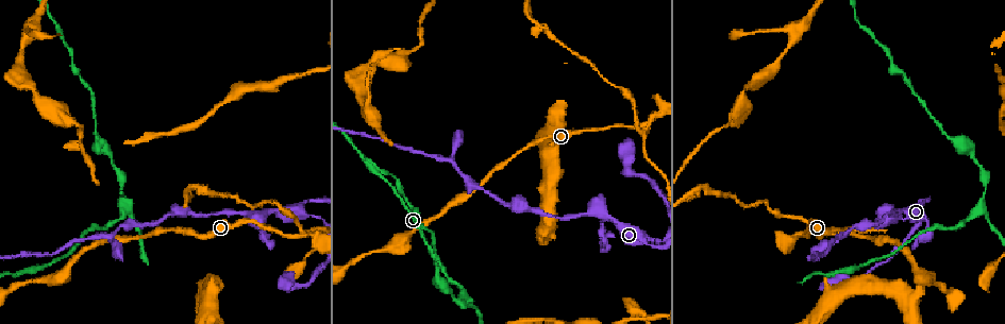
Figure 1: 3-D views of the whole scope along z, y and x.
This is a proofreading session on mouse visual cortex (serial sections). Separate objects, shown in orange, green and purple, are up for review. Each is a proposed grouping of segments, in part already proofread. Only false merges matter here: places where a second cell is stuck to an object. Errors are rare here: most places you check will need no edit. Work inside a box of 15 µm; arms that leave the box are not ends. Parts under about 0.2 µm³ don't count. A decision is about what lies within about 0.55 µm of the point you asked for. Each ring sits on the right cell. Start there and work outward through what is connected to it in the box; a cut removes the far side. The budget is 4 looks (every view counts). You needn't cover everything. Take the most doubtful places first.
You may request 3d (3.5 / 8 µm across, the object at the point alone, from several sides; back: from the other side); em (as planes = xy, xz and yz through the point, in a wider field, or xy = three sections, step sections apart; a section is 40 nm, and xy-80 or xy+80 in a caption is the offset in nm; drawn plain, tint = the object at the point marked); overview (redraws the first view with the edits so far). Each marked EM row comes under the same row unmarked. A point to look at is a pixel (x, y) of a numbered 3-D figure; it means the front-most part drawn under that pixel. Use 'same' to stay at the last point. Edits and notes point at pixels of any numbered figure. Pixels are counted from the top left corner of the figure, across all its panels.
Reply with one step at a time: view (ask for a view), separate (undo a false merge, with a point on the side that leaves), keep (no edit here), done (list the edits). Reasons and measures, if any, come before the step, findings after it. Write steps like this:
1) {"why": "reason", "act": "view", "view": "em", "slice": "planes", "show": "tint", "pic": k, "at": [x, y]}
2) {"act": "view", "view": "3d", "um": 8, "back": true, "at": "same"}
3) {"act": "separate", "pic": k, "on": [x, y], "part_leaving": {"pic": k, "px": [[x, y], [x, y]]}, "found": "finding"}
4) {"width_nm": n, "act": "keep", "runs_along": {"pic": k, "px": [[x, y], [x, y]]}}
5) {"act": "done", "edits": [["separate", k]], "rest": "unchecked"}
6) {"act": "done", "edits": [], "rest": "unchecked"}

{"why": "sharp bend", "act": "view", "view": "3d", "um": 8, "pic": 1, "at": [301, 234]}

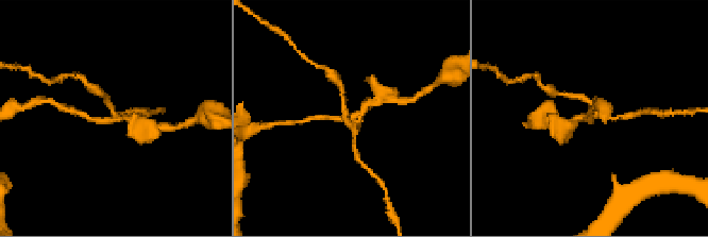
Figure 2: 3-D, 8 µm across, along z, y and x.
{"arms": 4, "arm_widths_nm": [150, 200, 200, 200], "act": "view", "view": "em", "slice": "xy", "step": 5, "show": "tint", "pic": 2, "at": [353, 116]}

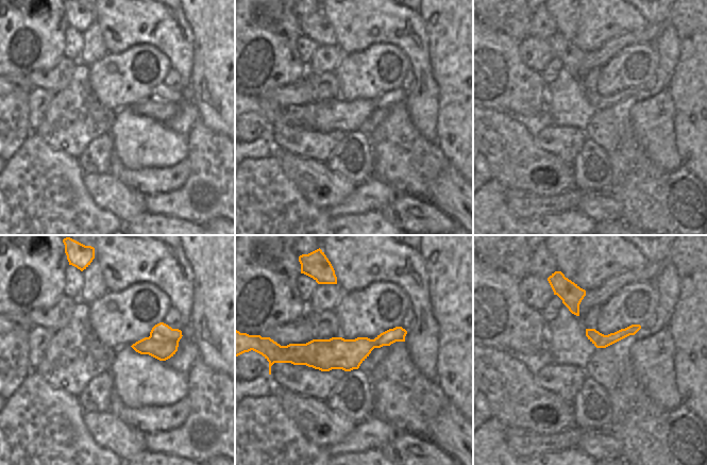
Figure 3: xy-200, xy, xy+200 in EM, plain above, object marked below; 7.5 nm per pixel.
{"act": "keep", "found": "one cell here"}

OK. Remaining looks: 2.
{"why": "sharp bend", "act": "view", "view": "3d", "um": 3.5, "pic": 1, "at": [653, 241]}

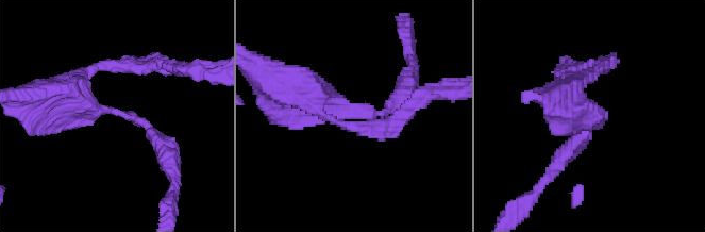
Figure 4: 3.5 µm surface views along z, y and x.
{"arm_widths_nm": [150, 400], "why": "need the tissue", "act": "view", "view": "em", "slice": "planes", "show": "tint", "pic": 4, "at": [350, 108]}

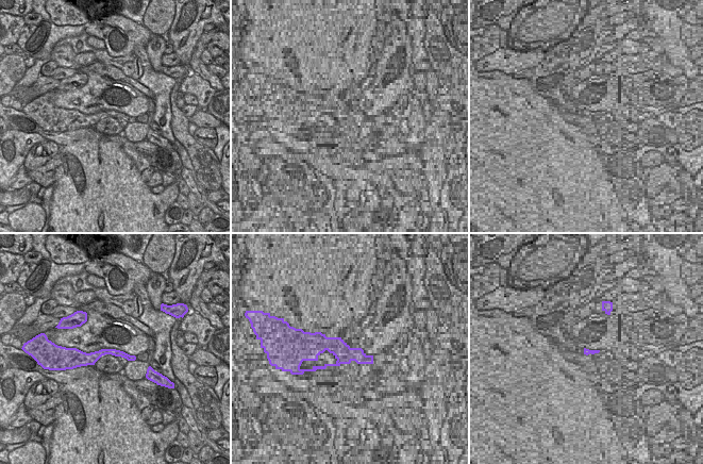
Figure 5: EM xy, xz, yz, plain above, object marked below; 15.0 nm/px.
{"act": "keep", "runs_along": {"pic": 4, "px": [[40, 102], [141, 118], [162, 145]]}, "found": "all the same cell"}

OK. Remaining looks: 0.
{"act": "done", "edits": [], "rest": "unchecked"}

